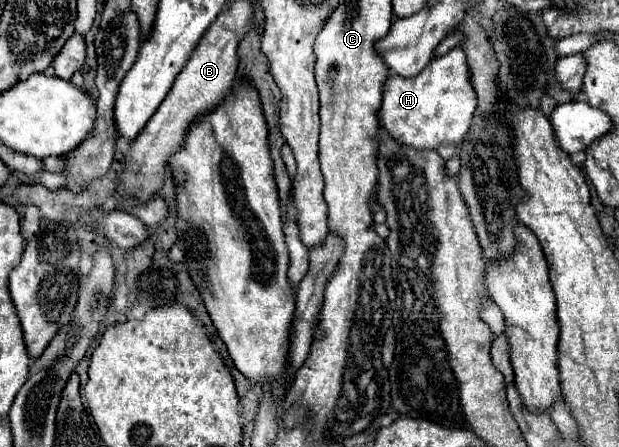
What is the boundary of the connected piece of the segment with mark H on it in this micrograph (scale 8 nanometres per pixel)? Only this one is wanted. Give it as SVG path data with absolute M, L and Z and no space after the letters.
M455 46L445 56L431 60L431 64L413 78L389 76L379 120L395 142L415 150L437 150L441 144L455 146L463 140L471 128L475 108L477 96L469 82L467 58L463 48Z

